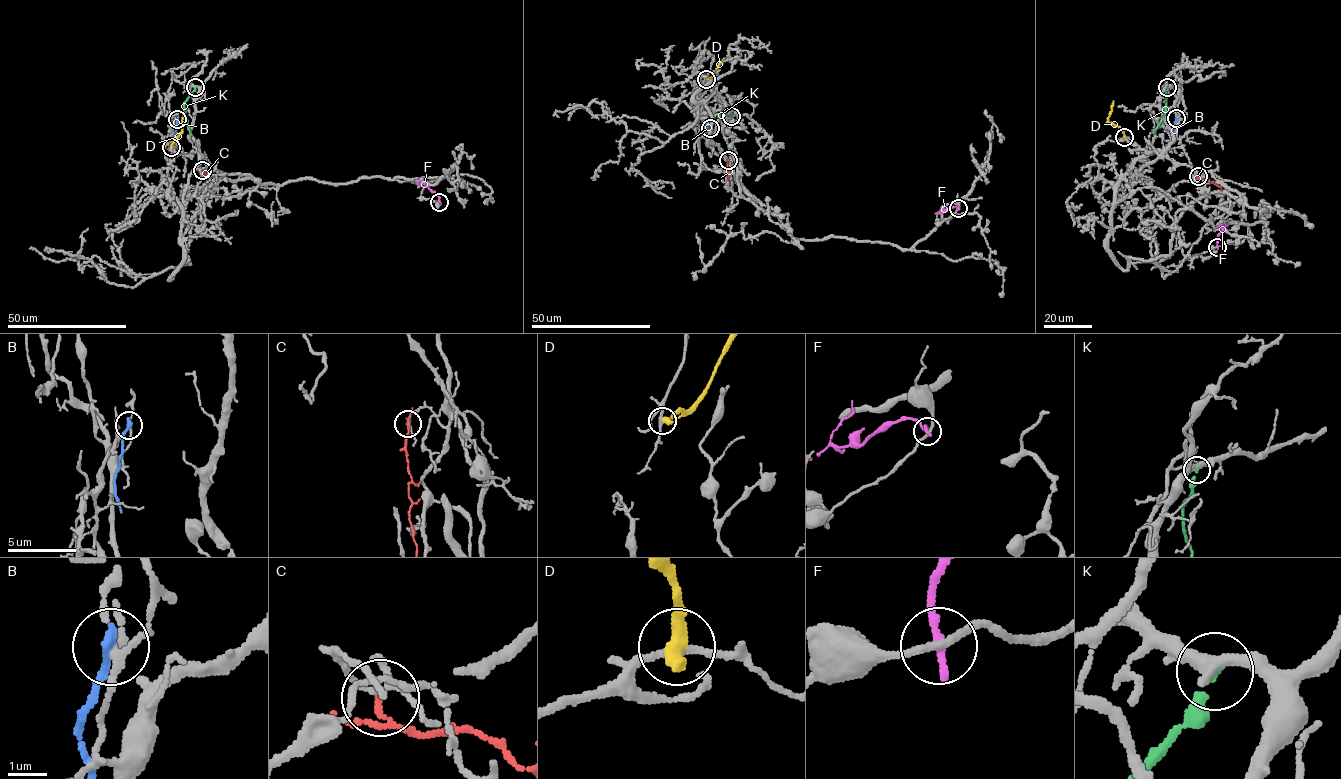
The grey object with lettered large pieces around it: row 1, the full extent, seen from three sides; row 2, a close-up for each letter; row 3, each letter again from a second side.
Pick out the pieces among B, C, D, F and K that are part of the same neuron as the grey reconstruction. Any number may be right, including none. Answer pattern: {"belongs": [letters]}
{"belongs": []}

